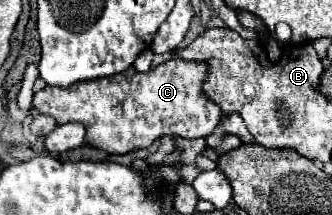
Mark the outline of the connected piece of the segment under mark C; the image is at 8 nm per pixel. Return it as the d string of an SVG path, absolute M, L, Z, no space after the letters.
M172 58L156 68L152 68L148 74L138 72L136 68L128 68L128 72L122 72L120 76L112 78L100 78L100 80L86 80L84 84L76 84L72 88L56 88L48 86L34 94L32 106L42 114L52 114L58 124L66 122L80 122L86 128L86 142L90 146L96 146L100 150L106 150L110 154L128 154L138 148L148 148L152 142L160 136L174 134L182 138L206 138L218 124L220 124L220 108L204 94L204 82L208 76L208 64L194 62L194 60L180 60Z

